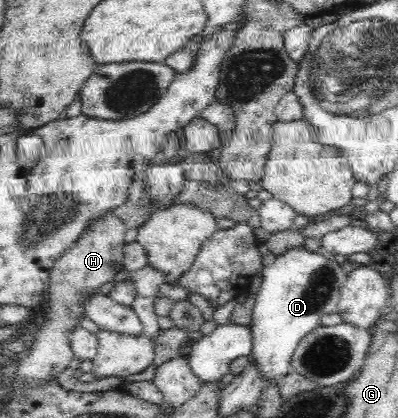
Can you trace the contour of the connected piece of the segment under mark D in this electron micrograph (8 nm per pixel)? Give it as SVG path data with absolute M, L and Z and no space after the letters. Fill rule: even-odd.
M293 247L278 254L272 264L264 267L257 278L255 292L256 301L253 307L251 327L252 354L251 362L259 367L259 371L271 379L282 379L291 369L291 356L295 353L302 338L317 327L317 322L325 314L337 313L341 287L346 280L347 273L341 269L341 263L336 261L331 254L311 251L307 247Z

